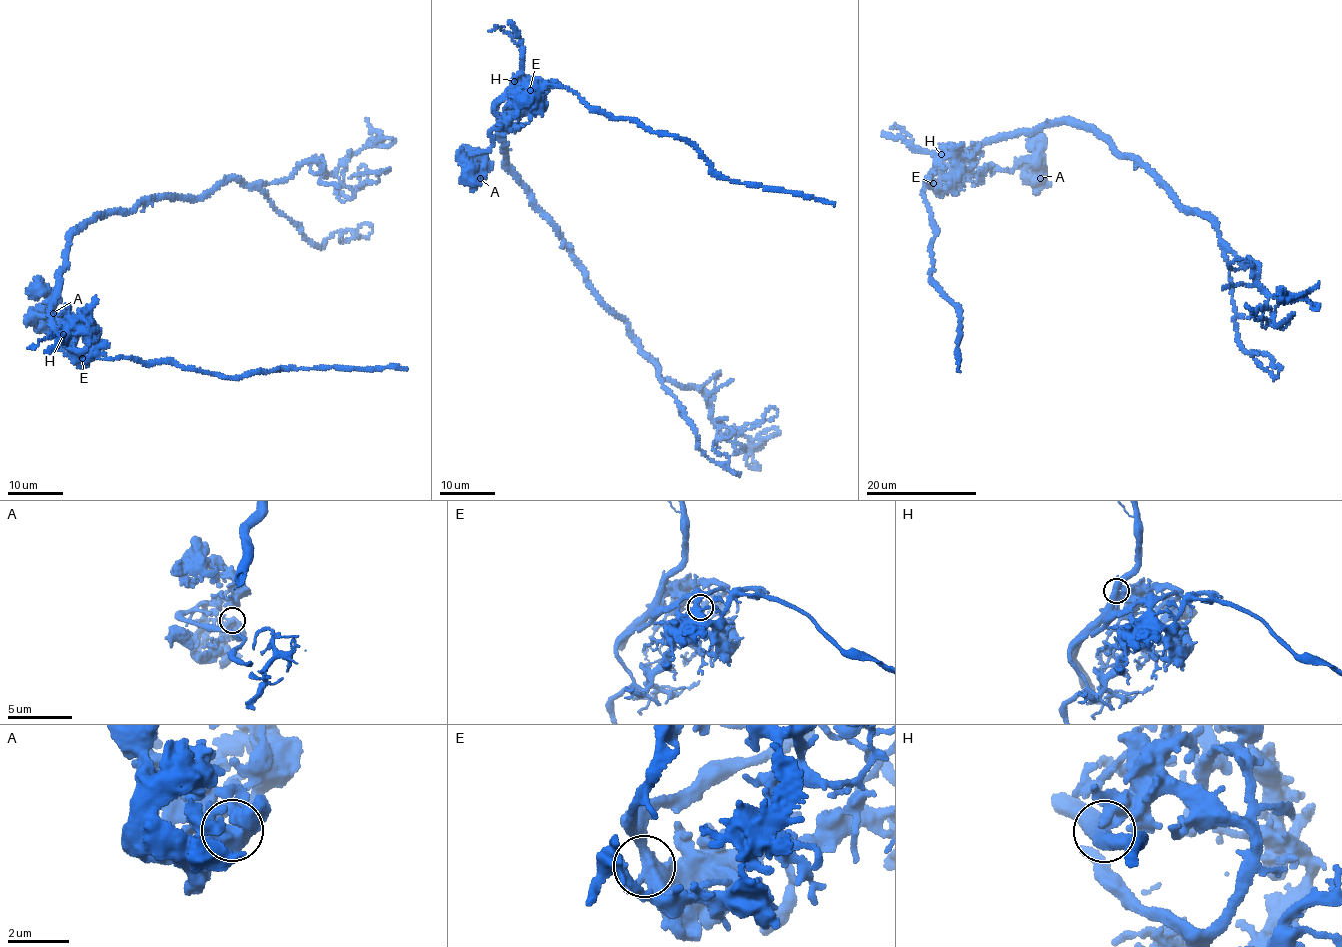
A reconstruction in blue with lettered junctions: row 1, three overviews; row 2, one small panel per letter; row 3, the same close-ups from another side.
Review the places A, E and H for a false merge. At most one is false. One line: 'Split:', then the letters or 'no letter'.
Split: H

